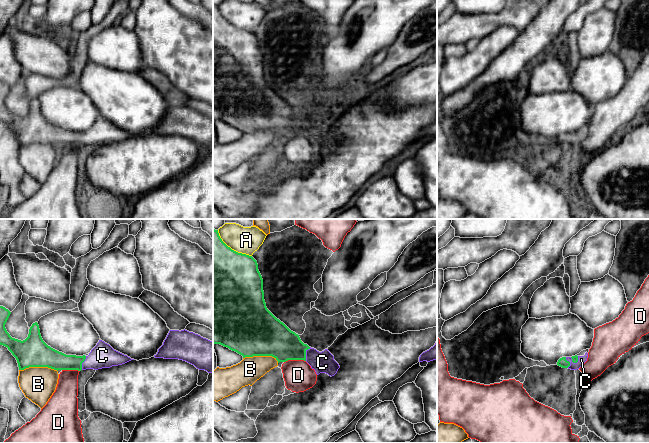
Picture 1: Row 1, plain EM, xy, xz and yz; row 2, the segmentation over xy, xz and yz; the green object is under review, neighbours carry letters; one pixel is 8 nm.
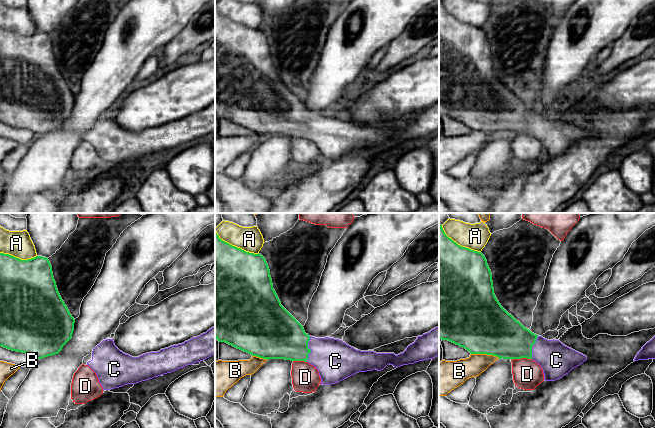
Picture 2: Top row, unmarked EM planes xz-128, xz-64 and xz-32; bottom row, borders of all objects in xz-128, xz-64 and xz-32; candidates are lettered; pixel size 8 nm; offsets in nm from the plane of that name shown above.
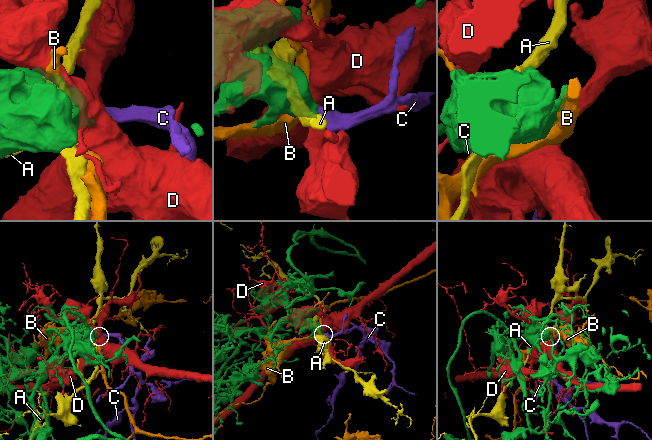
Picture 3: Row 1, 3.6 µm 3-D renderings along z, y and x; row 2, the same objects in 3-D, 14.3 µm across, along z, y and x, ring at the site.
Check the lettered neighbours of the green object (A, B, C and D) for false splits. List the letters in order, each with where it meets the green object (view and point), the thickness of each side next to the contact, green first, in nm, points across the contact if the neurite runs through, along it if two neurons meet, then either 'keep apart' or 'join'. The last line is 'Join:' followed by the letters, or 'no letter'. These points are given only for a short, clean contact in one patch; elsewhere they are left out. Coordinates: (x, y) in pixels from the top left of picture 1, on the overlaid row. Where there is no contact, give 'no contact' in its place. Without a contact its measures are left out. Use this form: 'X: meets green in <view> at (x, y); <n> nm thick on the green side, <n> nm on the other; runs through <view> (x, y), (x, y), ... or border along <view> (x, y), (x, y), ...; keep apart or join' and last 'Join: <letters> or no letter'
A: meets green in xz at (231, 249); 500 nm thick on the green side, 220 nm on the other; keep apart
B: meets green in xy at (38, 366); 240 nm thick on the green side, 280 nm on the other; keep apart
C: meets green in xz at (305, 354); 260 nm thick on the green side, 180 nm on the other; runs through xz (278, 341), (305, 354), (322, 362); join
D: meets green in xz at (294, 359); 300 nm thick on the green side, 240 nm on the other; keep apart
Join: C

